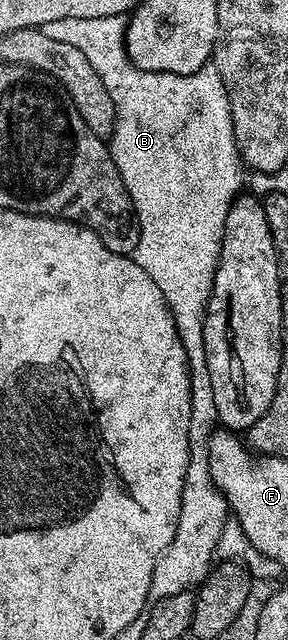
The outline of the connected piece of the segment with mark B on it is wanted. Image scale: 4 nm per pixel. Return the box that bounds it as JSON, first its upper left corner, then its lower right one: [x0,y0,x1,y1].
[41,16,244,604]

